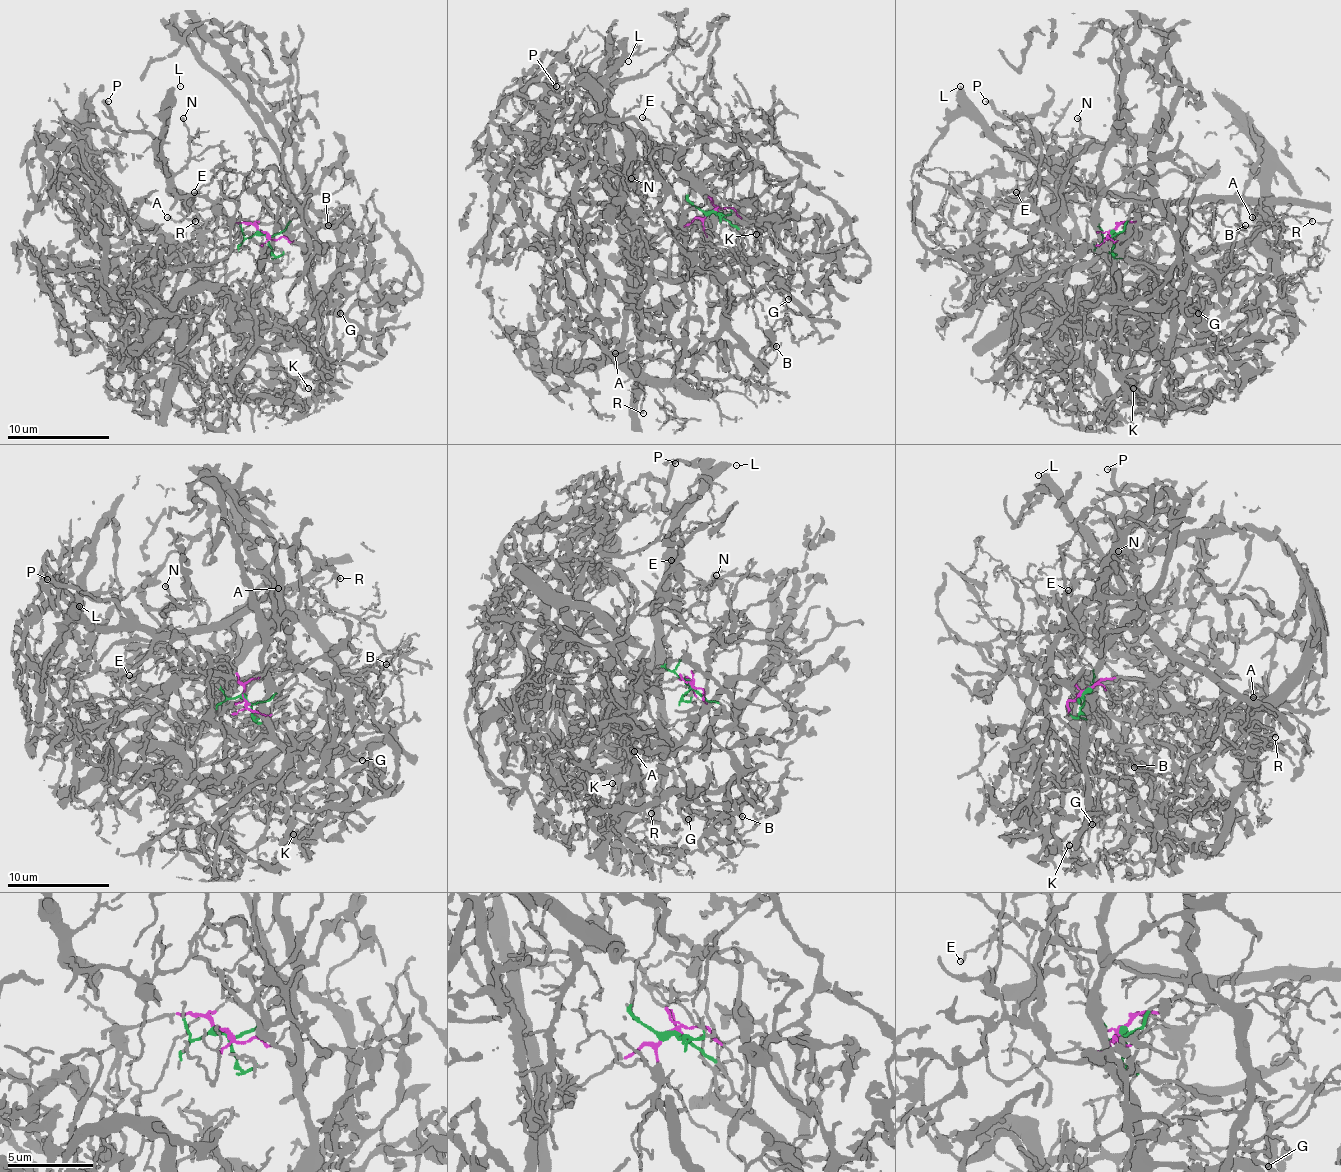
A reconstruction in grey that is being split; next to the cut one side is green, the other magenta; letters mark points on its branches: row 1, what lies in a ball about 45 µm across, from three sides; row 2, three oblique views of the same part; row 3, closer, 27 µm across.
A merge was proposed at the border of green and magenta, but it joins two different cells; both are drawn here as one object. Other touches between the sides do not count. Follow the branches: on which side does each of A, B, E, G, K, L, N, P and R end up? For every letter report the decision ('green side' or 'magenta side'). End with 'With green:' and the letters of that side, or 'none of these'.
A: magenta side
B: green side
E: magenta side
G: green side
K: green side
L: magenta side
N: magenta side
P: magenta side
R: magenta side
With green: B, G, K

